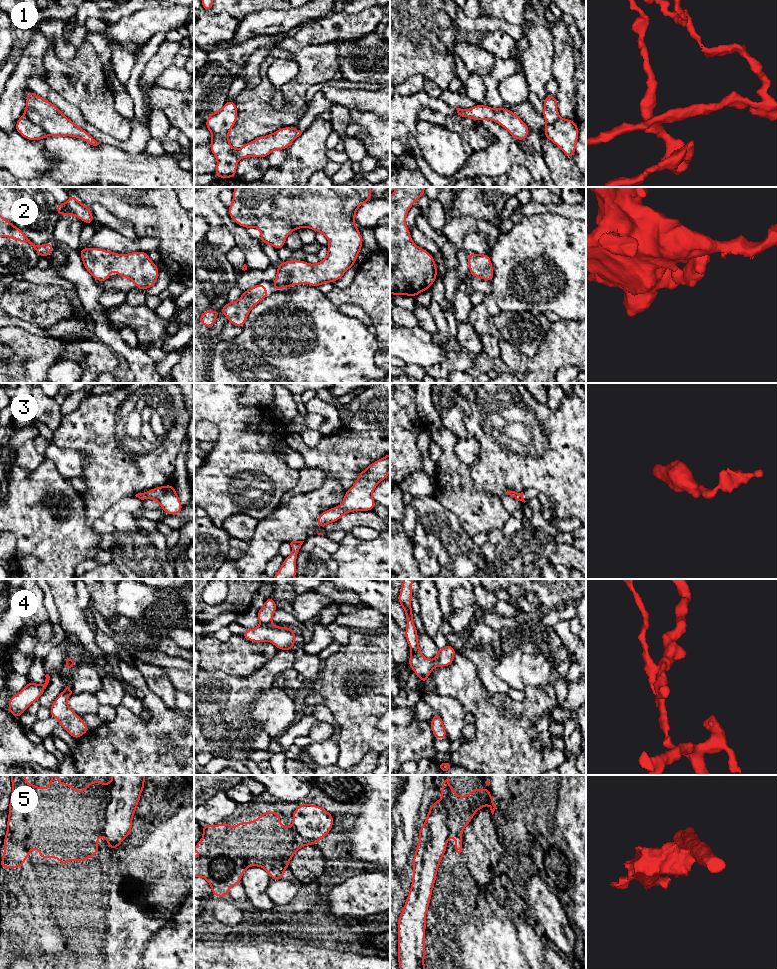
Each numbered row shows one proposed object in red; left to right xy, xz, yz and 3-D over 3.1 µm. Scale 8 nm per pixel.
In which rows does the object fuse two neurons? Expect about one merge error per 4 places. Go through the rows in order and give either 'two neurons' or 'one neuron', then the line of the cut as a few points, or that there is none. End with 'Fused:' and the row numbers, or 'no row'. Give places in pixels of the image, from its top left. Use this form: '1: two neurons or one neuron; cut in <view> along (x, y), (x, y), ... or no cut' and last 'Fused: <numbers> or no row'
1: two neurons; cut in xy along (24, 114), (37, 123), (47, 134)
2: one neuron; no cut
3: one neuron; no cut
4: two neurons; cut in xz along (261, 624), (270, 625)
5: two neurons; cut in xy along (111, 784), (102, 834)
Fused: 1, 4, 5

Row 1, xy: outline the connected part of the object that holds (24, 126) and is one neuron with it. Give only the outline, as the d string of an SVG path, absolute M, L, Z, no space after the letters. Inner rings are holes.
M22 115L20 118L18 118L15 130L24 138L31 141L42 140L47 137L47 134L43 128L38 124L33 123L25 115Z

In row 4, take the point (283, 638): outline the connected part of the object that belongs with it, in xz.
M260 625L254 629L246 629L243 638L251 642L269 641L278 650L291 650L295 647L295 630L290 627Z

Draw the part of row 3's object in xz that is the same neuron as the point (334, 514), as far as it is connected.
M390 453L360 472L353 486L345 492L343 503L322 512L317 518L316 526L325 528L326 524L337 522L348 512L373 511L376 506L373 491L380 481L388 478L389 471Z

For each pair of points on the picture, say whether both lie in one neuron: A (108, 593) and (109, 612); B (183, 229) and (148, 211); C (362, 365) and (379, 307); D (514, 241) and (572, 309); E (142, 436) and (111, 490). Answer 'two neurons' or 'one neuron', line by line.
A: one neuron
B: one neuron
C: two neurons
D: one neuron
E: one neuron

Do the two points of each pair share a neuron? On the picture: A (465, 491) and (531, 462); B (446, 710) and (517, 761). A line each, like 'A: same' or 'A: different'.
A: different
B: different

